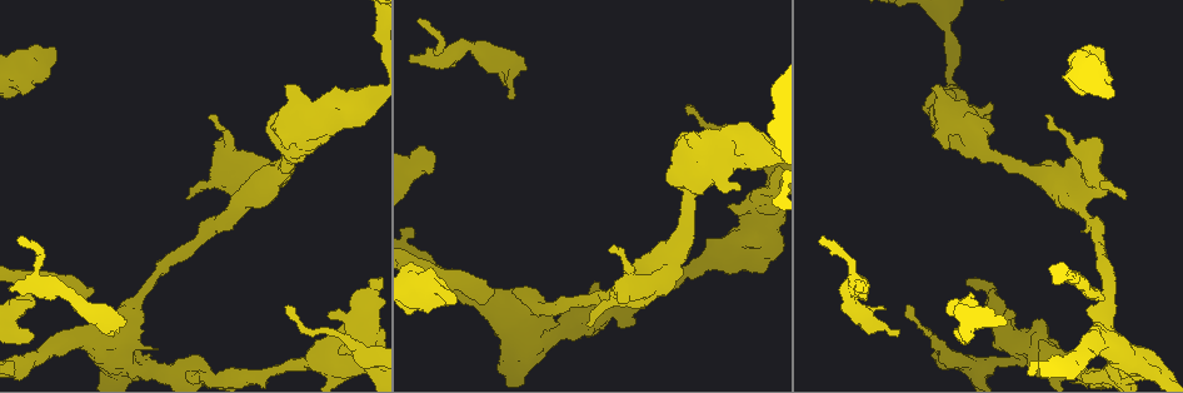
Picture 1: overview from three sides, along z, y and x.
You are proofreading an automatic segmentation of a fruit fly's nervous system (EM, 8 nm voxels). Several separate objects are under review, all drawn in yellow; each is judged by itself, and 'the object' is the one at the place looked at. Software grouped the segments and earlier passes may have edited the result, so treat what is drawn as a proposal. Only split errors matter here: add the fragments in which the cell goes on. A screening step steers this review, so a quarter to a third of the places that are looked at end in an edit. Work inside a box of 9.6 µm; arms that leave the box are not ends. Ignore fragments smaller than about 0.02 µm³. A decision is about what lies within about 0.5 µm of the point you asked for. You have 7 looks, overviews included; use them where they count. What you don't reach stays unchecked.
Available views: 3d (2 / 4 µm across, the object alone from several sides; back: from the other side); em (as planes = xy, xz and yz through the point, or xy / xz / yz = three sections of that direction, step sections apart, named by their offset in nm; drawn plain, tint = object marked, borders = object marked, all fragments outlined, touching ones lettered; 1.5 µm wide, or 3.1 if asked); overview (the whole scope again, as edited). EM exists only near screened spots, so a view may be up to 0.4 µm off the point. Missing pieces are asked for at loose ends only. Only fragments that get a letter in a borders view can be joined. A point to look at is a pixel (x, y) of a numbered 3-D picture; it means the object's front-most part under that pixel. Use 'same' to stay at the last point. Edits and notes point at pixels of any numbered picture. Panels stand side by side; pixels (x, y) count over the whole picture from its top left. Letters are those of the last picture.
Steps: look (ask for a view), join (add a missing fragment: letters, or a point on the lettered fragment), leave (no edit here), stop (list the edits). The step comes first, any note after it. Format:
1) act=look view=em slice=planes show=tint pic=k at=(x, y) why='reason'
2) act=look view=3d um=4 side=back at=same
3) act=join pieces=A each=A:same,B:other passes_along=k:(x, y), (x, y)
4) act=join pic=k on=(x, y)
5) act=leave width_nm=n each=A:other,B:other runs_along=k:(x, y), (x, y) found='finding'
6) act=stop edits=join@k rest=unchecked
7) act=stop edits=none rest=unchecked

act=look view=em slice=yz step=4 show=borders pic=1 at=(687, 107) why='an open end'

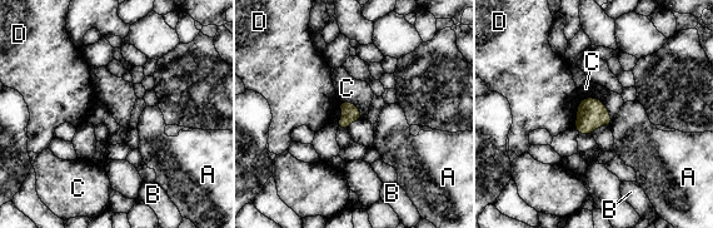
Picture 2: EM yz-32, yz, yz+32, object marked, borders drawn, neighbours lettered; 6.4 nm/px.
act=look view=em slice=planes show=borders at=same why='cut it another way'

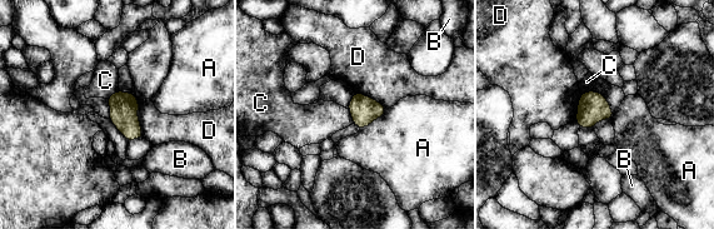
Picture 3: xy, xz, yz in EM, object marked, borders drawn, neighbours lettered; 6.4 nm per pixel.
act=leave width_nm=180 each=A:other,B:other,C:other,D:other border=3:(136, 99), (138, 120), (144, 135) found='none of them fits'

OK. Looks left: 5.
act=look view=em slice=yz step=8 show=tint pic=1 at=(898, 330) why='free end'

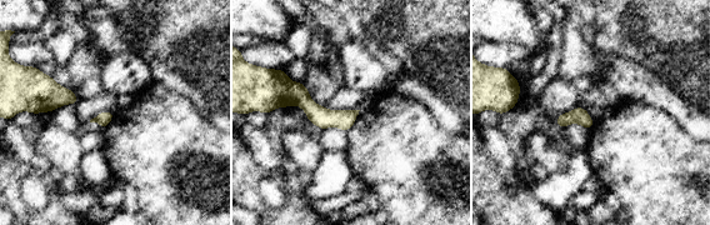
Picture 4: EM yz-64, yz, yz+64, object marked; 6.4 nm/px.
act=look view=em slice=planes show=borders at=same why='cut it another way'

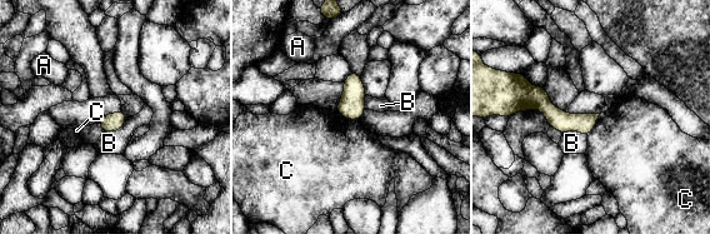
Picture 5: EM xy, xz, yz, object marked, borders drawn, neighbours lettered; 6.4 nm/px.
act=leave longest_contact=B:190nm each=A:other,B:other,C:other runs_along=5:(518, 101), (594, 119) found='no lettered fragment goes on from it'

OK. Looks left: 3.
act=look view=em slice=planes show=borders pic=1 at=(819, 241) why='branch stops here'

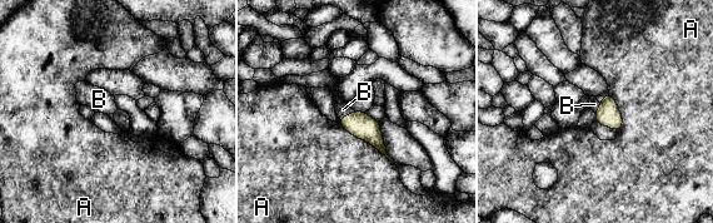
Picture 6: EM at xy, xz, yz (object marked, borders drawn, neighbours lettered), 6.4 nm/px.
act=join pieces=B longest_contact=A:500nm each=A:other,B:same passes_along=6:(359, 124), (348, 114), (343, 109) found='it goes on there'

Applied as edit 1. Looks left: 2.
act=stop edits=join@6 rest=unchecked

